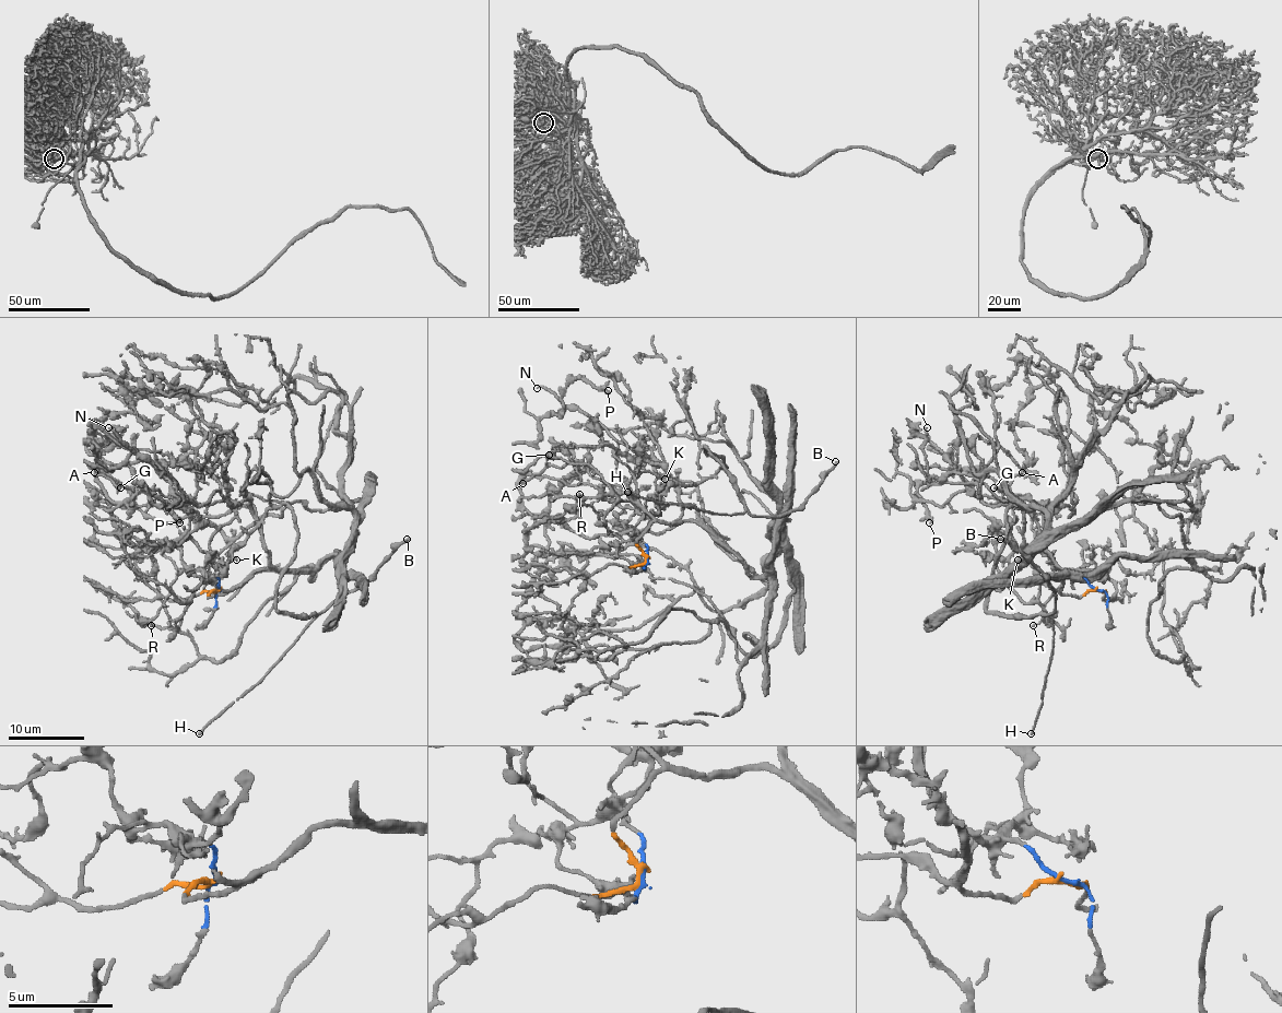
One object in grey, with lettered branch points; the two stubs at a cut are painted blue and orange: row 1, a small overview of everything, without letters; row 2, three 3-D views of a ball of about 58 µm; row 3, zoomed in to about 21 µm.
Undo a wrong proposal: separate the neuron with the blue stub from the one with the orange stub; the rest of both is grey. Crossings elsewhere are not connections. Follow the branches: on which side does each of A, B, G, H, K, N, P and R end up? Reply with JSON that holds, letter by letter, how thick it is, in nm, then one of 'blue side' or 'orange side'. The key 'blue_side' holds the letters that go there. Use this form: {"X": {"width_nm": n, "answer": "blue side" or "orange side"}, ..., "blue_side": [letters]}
{"A": {"width_nm": 240, "answer": "blue side"}, "B": {"width_nm": 200, "answer": "blue side"}, "G": {"width_nm": 150, "answer": "blue side"}, "H": {"width_nm": 200, "answer": "blue side"}, "K": {"width_nm": 200, "answer": "blue side"}, "N": {"width_nm": 220, "answer": "orange side"}, "P": {"width_nm": 240, "answer": "orange side"}, "R": {"width_nm": 140, "answer": "blue side"}, "blue_side": ["A", "B", "G", "H", "K", "R"]}

